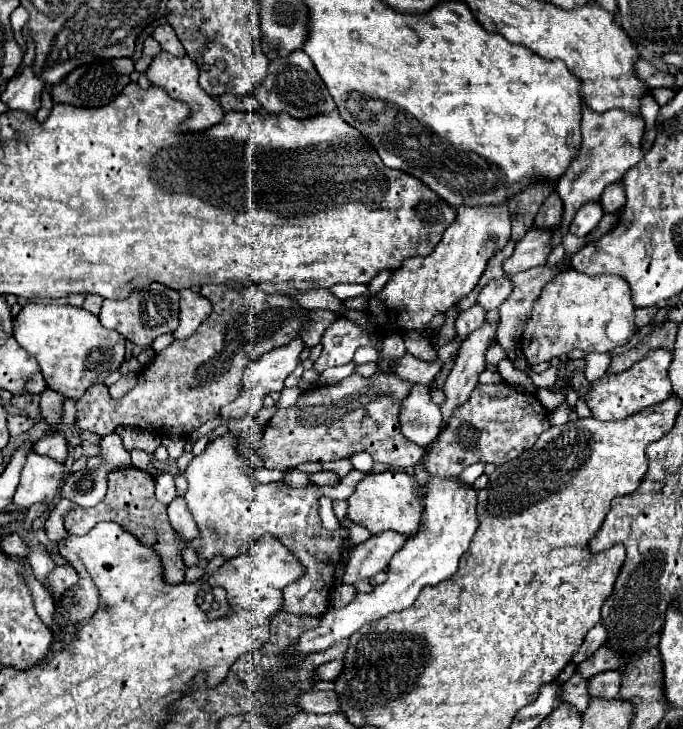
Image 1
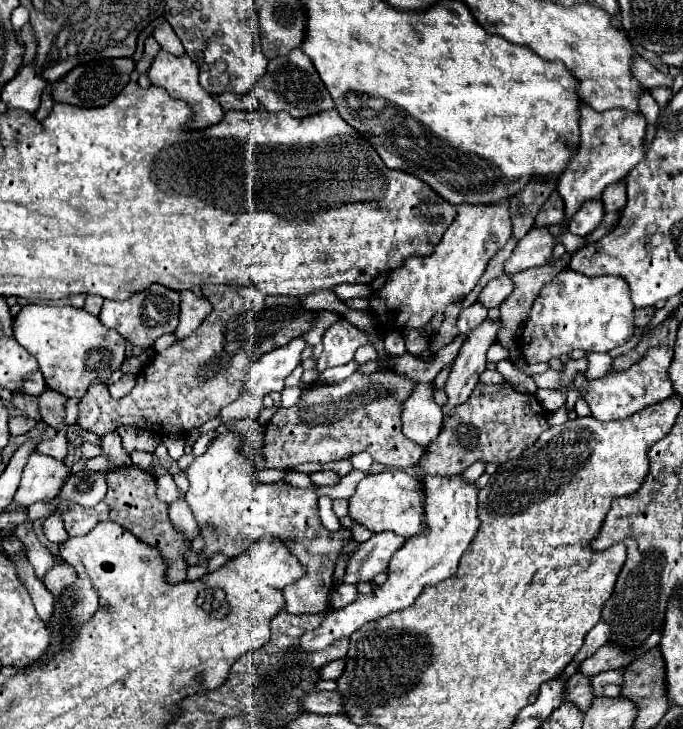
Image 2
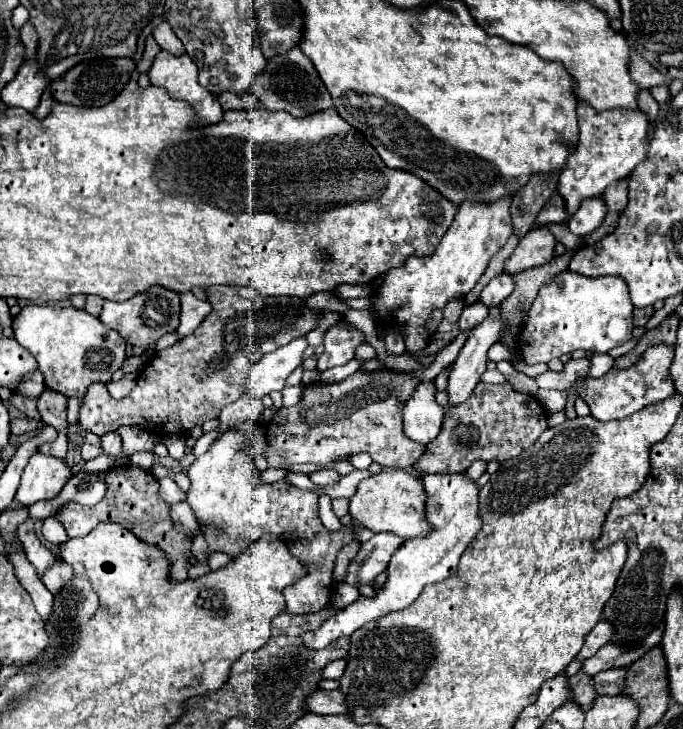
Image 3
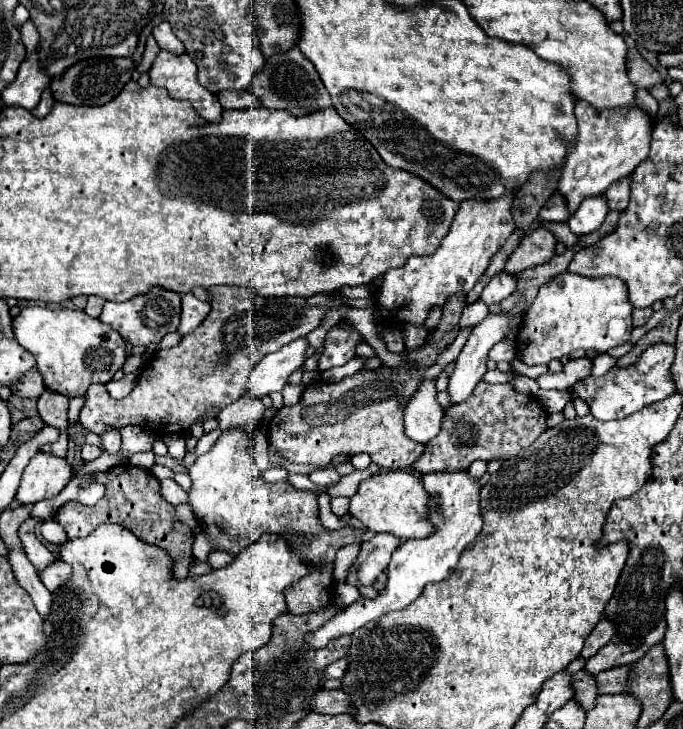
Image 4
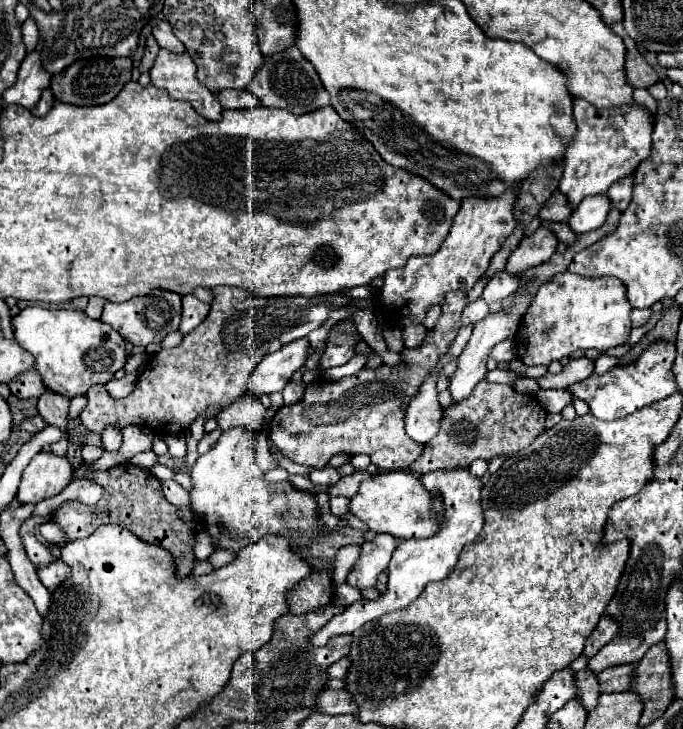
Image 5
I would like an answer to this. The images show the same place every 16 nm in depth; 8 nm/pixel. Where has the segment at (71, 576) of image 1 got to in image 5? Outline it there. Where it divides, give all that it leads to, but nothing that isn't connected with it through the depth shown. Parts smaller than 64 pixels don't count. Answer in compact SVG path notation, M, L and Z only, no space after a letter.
M54 558L50 564L38 568L36 572L38 572L38 576L40 576L40 582L42 582L48 590L54 590L54 588L56 588L60 582L64 582L66 576L70 574L68 566L66 566L60 558Z

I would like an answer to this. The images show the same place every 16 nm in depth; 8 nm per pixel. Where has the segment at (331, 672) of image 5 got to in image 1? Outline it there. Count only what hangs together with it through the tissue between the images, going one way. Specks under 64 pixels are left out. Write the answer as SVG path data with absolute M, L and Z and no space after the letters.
M332 660L328 664L322 664L316 668L316 674L320 680L336 680L336 676L340 676L344 668L344 660Z

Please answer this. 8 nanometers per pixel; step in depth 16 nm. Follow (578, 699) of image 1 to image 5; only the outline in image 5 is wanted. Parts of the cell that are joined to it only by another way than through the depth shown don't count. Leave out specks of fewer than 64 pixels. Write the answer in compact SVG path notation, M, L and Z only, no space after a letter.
M584 668L576 674L576 684L580 688L578 698L582 700L584 708L590 712L596 708L598 704L598 696L600 696L600 684L596 680L596 672L592 672L590 668Z

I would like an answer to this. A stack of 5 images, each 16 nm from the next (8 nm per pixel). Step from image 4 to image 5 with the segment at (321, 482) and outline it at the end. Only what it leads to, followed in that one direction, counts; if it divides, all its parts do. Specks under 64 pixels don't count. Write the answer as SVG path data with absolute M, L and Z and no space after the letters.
M326 466L326 468L320 468L320 470L312 470L312 472L310 472L310 480L312 480L316 486L326 488L326 486L336 484L336 482L340 480L340 474L338 474L336 468Z

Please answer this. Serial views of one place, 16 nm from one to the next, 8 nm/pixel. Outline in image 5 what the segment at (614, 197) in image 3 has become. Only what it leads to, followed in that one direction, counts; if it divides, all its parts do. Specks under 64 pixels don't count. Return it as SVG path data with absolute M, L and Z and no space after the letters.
M634 174L626 176L624 180L618 180L616 184L612 184L612 188L606 192L610 196L612 208L624 212L632 200L632 184L634 184Z

